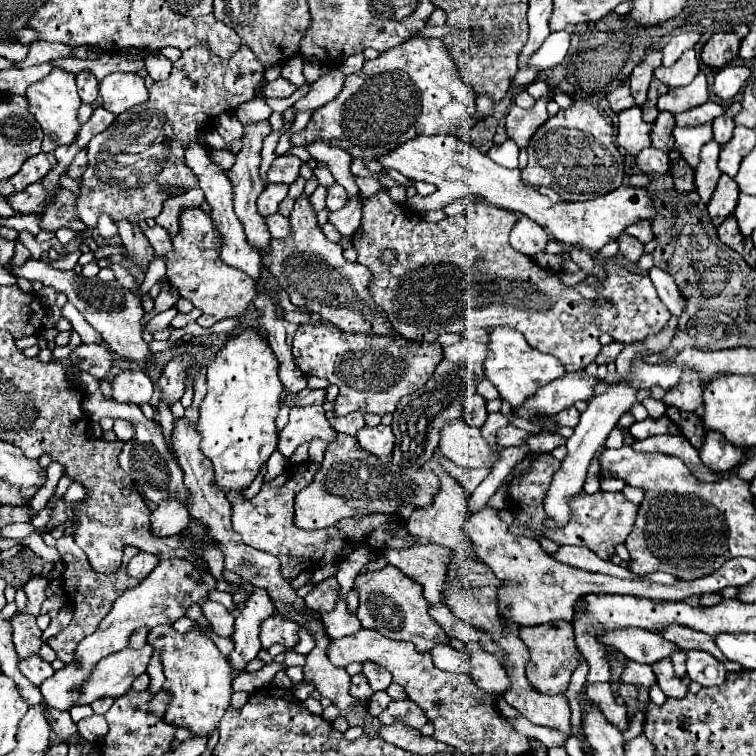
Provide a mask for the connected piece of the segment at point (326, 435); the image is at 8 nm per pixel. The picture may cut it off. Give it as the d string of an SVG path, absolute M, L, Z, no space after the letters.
M294 406L290 408L290 422L278 434L276 450L290 458L302 442L310 442L312 438L332 442L336 438L336 430L326 420L322 406Z

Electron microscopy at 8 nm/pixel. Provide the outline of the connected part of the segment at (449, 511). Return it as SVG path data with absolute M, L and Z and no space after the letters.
M436 450L434 456L432 456L432 460L428 462L428 468L430 468L432 472L436 472L436 476L440 478L442 488L440 488L440 492L436 494L432 506L420 508L420 510L414 510L414 512L412 512L412 516L410 516L410 520L408 520L408 530L410 530L410 534L416 536L416 538L428 538L428 540L432 540L434 544L442 544L442 546L452 548L452 550L456 552L456 556L454 556L452 562L462 562L462 556L468 556L468 554L466 554L468 540L466 540L464 534L462 534L462 527L467 520L468 510L466 510L466 502L468 495L462 486L460 486L458 480L454 480L452 476L446 476L446 474L442 472L442 468L440 468L440 464L438 464L438 460L436 460L436 458L440 458L440 456L442 456L442 454Z

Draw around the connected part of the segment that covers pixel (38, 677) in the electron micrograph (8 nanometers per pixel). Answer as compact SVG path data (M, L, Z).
M34 654L26 660L20 660L20 670L36 686L40 686L46 678L50 678L54 674L54 668L48 662L44 662L38 654Z

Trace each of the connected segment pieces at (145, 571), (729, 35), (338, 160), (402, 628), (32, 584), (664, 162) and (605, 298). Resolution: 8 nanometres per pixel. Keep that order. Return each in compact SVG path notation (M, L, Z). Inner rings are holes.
M138 552L132 560L130 560L130 564L128 564L128 574L132 576L132 578L138 578L138 580L142 580L142 578L146 578L152 570L154 570L154 566L158 566L158 558L154 556L154 554L150 554L150 552Z
M741 24L734 28L734 32L718 32L714 34L702 48L702 62L710 68L724 68L734 58L738 58L740 40L746 37L749 27Z
M312 142L310 146L306 146L306 150L312 154L314 160L318 162L326 162L334 180L342 186L346 186L346 192L348 194L358 194L358 186L354 182L354 176L350 172L350 164L352 164L352 158L344 152L344 150L338 150L334 146L328 146L326 142Z
M386 566L380 572L356 576L354 588L358 590L360 596L360 606L356 616L360 618L362 628L376 630L392 640L412 642L418 652L430 652L434 646L450 642L442 626L428 614L430 604L422 596L422 586L416 580L404 576L398 568Z
M32 576L28 580L28 584L24 586L24 592L28 596L28 602L24 606L24 614L30 614L30 616L38 616L40 614L40 606L42 602L46 600L46 588L50 586L50 582L46 578L40 578L40 576Z
M646 148L636 156L636 166L644 172L644 174L666 174L670 168L670 160L668 154L656 148Z
M384 190L366 202L360 224L362 234L352 238L352 244L358 250L358 262L372 274L370 294L374 296L374 302L382 306L394 330L408 340L436 342L444 332L460 334L470 326L486 330L510 326L522 332L532 348L558 358L566 366L566 372L578 372L594 362L600 352L600 332L608 332L614 340L630 344L662 330L668 322L670 312L666 312L666 306L660 302L650 276L632 274L620 264L606 262L604 284L598 280L592 286L584 282L566 286L558 274L540 268L532 258L516 252L508 244L508 234L516 222L518 216L514 212L486 202L472 202L462 214L452 218L448 216L440 222L426 222L420 214L414 214L414 210L394 204ZM384 250L396 252L396 264L382 264L380 254Z

